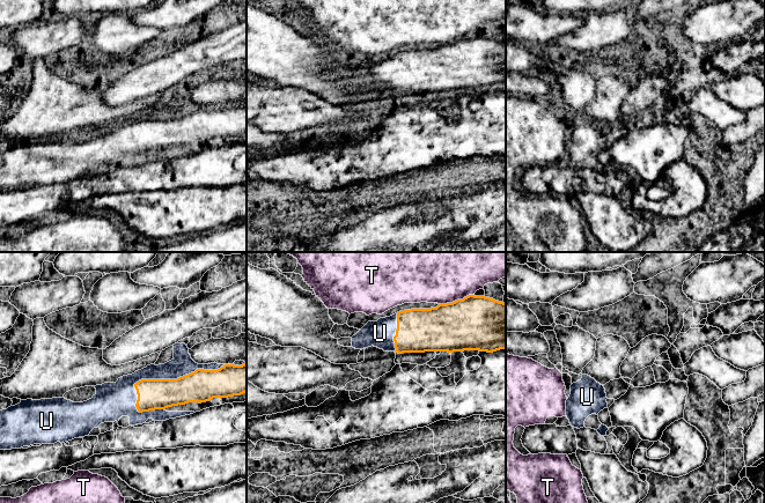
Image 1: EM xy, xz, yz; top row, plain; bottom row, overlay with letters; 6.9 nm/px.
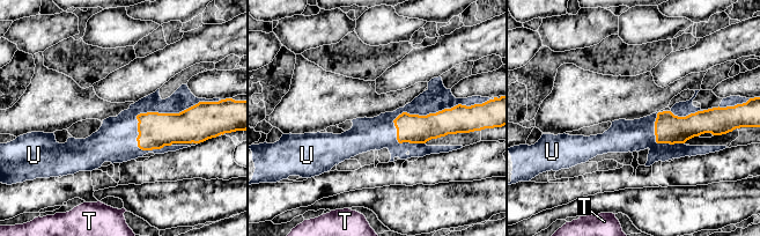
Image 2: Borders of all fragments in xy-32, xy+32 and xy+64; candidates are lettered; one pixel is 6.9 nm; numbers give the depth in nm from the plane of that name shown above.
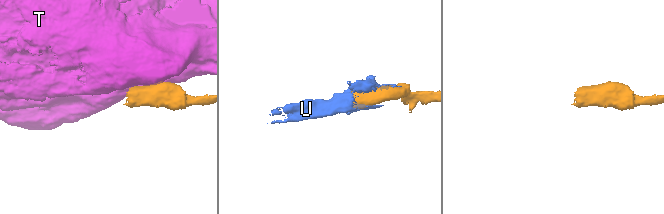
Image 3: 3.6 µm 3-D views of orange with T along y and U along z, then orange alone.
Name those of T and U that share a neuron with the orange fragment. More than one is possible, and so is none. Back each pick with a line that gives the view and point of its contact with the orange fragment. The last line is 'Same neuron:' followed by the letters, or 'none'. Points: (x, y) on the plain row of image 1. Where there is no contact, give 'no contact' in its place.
U: meets orange in xy at (168, 120)
Same neuron: U

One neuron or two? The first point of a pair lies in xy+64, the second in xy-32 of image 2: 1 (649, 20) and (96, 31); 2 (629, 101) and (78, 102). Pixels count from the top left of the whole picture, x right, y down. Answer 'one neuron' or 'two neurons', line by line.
1: one neuron
2: one neuron

